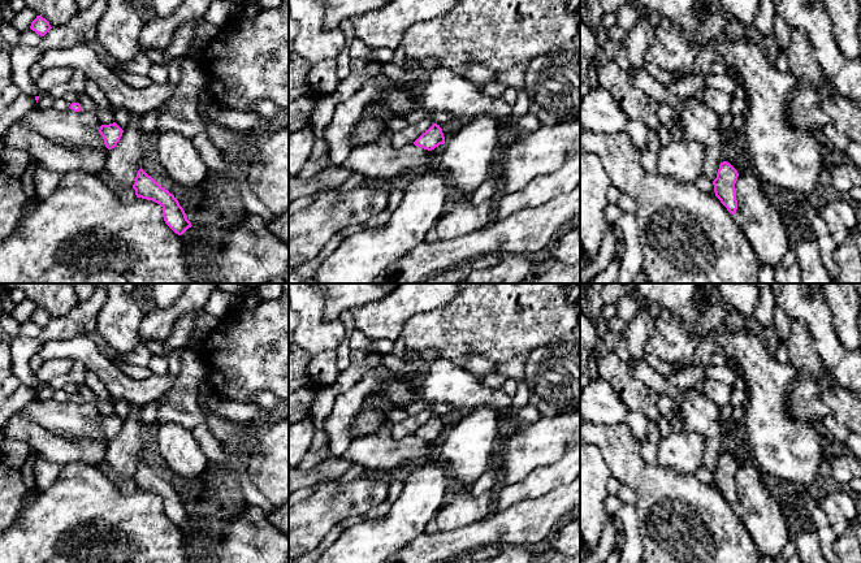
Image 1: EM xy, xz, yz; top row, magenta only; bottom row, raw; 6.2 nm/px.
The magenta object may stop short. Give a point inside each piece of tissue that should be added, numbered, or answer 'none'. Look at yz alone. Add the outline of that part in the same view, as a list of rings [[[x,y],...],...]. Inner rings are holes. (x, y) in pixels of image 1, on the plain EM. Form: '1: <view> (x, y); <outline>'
none

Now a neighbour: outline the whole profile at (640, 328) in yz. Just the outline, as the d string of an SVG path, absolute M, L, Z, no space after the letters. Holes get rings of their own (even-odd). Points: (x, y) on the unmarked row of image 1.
M641 304L640 311L627 324L627 328L622 334L627 342L627 350L635 360L644 360L644 356L646 355L644 347L648 338L653 334L654 328L653 316L648 307Z

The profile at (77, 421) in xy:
M36 398L21 412L31 421L74 441L91 439L109 442L99 424L101 417L95 403L69 400L40 400Z

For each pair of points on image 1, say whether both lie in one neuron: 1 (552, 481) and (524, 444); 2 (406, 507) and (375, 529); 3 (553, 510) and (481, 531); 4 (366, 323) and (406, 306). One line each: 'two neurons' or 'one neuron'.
1: two neurons
2: one neuron
3: one neuron
4: one neuron

